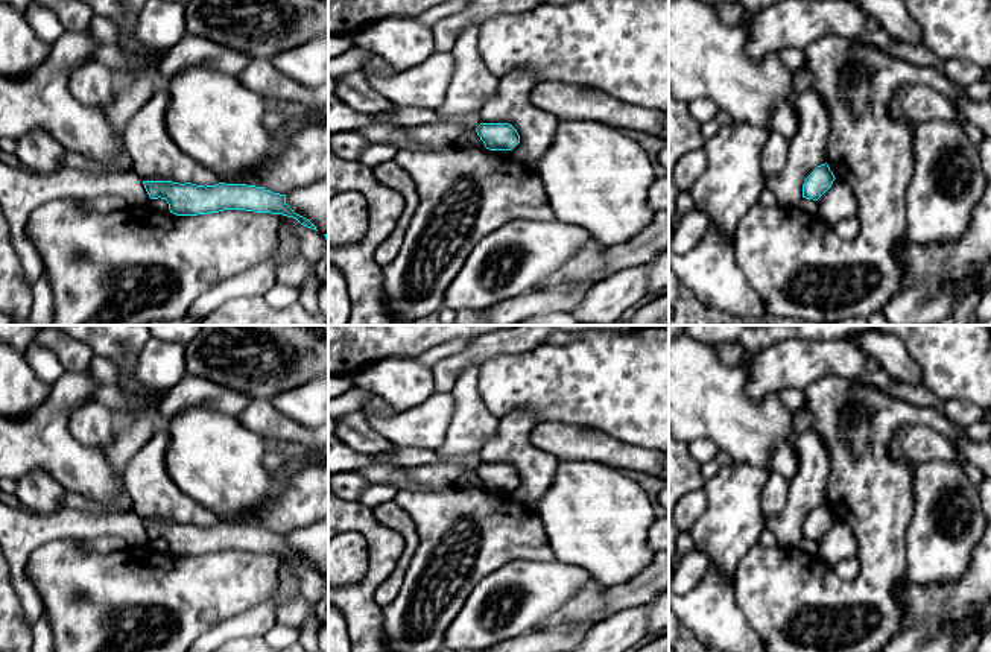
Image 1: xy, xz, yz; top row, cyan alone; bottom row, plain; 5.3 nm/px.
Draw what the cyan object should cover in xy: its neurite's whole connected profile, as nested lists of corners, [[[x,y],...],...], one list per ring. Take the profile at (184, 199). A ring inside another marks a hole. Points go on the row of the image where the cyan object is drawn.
[[[143,181],[150,199],[166,199],[170,213],[176,216],[198,216],[223,210],[245,210],[254,213],[283,214],[296,219],[301,225],[316,226],[296,214],[287,204],[286,195],[274,193],[264,187],[246,184],[196,185],[172,181]]]

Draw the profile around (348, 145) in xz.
[[[340,131],[330,137],[330,150],[347,161],[357,161],[368,144],[369,140],[359,131]]]

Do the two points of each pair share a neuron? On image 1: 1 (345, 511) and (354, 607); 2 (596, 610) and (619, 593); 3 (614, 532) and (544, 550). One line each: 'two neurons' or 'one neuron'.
1: one neuron
2: two neurons
3: two neurons

